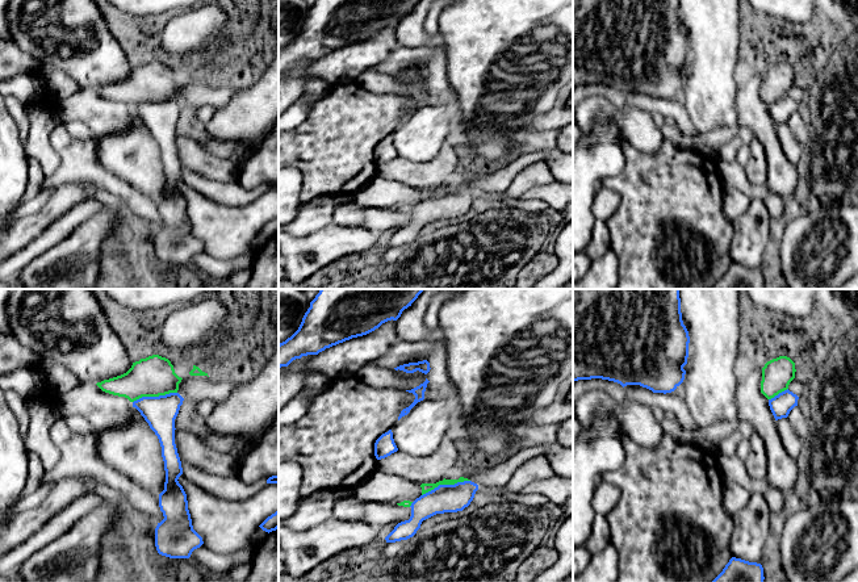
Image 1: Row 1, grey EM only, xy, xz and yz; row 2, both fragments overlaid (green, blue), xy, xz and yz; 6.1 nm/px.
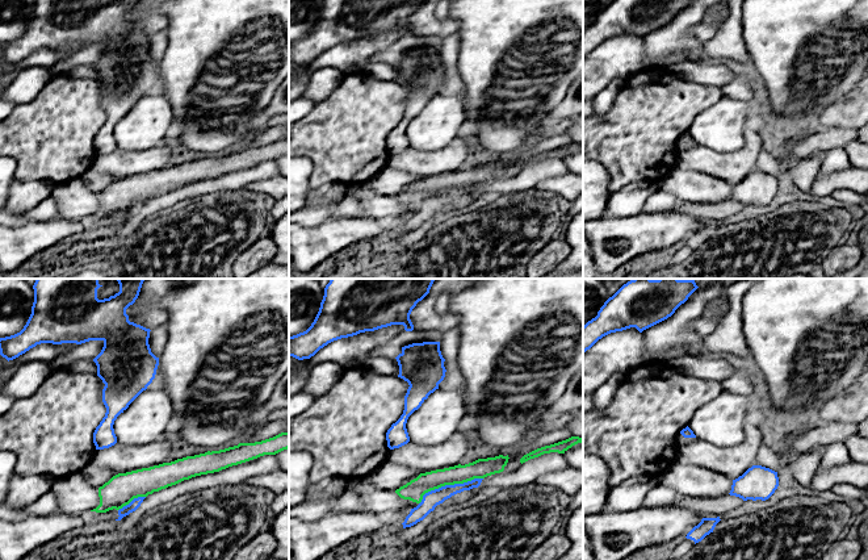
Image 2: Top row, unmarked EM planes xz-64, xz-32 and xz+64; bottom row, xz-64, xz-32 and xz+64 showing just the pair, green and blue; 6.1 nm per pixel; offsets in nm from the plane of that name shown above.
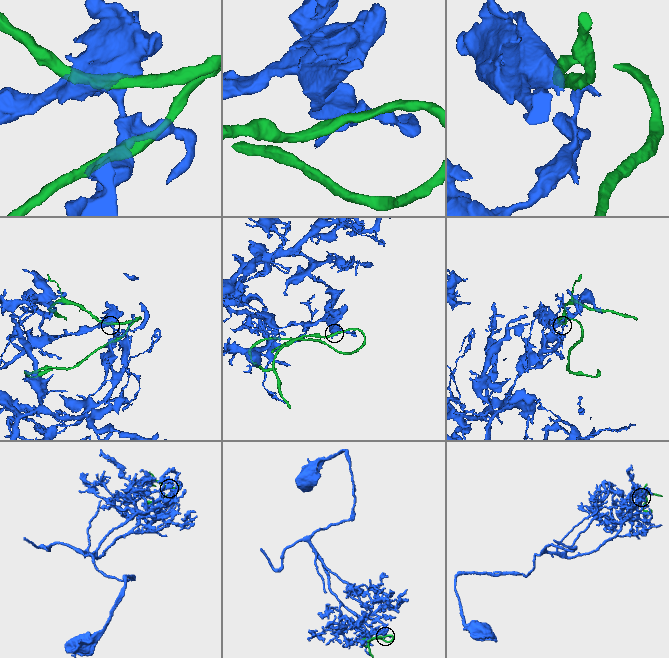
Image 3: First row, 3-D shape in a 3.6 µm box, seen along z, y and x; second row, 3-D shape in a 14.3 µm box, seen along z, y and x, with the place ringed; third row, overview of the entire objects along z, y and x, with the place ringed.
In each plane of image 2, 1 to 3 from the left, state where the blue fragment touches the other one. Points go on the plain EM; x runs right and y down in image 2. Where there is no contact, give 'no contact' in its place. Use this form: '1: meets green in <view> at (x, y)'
1: meets green in xz-64 at (131, 205)
2: meets green in xz-32 at (448, 189)
3: no contact

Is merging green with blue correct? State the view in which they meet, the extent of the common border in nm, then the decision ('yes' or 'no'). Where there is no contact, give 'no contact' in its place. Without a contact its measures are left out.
meets green in xz; contact 320 nm long; no

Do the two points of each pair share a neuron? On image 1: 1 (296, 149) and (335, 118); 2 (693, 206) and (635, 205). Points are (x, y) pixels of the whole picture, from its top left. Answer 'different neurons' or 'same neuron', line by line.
1: same neuron
2: same neuron

